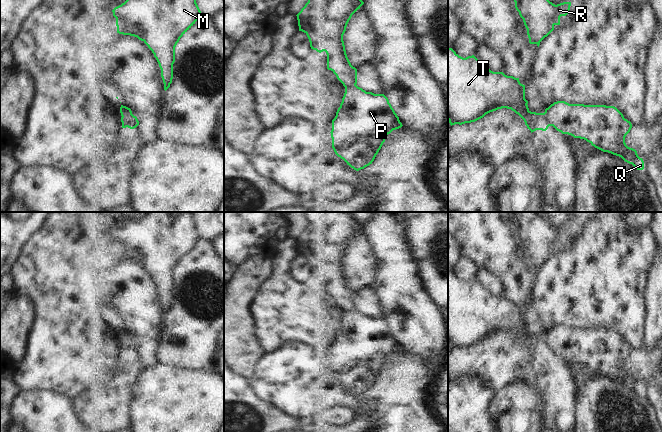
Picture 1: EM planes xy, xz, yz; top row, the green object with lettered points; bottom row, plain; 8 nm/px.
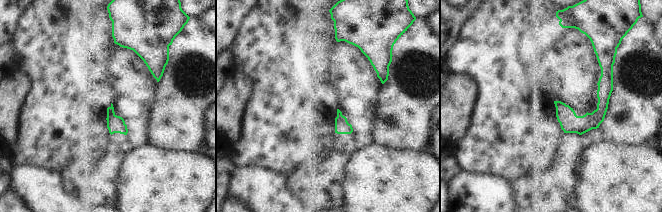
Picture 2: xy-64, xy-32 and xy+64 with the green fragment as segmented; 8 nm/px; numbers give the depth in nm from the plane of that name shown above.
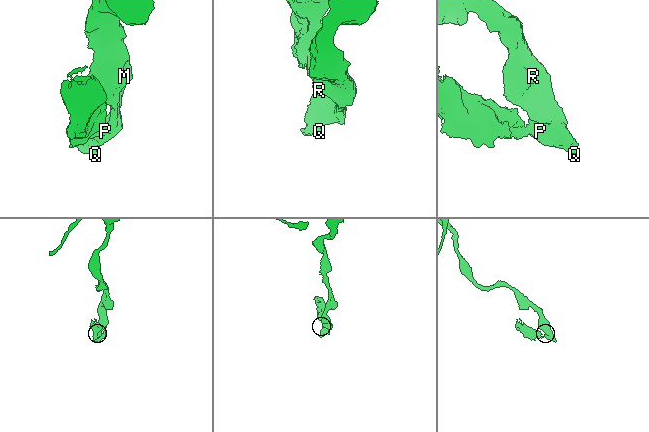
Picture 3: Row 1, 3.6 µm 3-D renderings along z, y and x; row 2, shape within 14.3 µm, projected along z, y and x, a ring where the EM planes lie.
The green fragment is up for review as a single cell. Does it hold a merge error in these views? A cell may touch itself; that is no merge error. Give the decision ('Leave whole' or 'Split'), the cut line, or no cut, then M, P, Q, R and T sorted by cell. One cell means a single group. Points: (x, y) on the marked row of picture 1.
Split. Split along xy (122, 122), (124, 124), (133, 123), (136, 126). Groups: M P Q R / T

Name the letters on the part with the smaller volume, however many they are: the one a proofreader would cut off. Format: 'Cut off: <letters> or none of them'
Cut off: T

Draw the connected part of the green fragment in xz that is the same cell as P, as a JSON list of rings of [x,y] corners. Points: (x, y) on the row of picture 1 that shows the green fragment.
[[[355,85],[345,88],[340,107],[332,120],[332,148],[335,154],[356,171],[372,164],[385,137],[403,125],[384,94],[366,92]]]

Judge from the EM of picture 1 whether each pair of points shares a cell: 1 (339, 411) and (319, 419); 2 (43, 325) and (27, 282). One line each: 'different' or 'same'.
1: same
2: same

